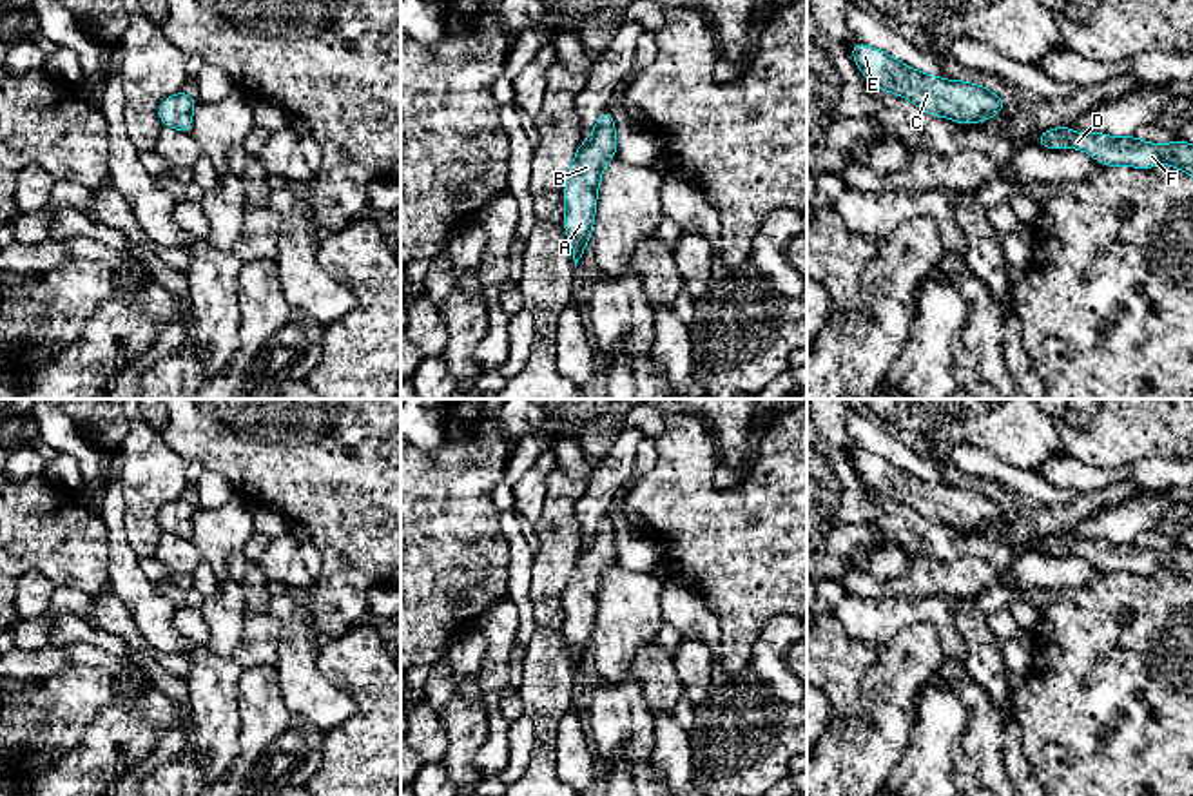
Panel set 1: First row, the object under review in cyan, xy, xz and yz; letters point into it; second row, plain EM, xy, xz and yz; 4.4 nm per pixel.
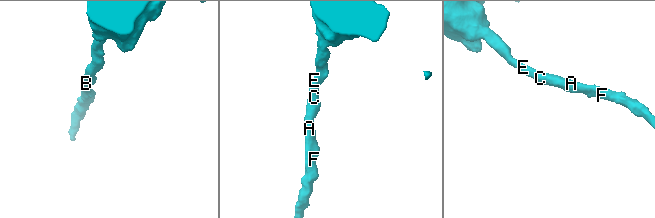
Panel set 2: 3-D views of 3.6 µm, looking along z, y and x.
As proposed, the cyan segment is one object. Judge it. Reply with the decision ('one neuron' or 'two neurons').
one neuron

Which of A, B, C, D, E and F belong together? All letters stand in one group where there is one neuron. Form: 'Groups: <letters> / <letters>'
Groups: A B C D E F

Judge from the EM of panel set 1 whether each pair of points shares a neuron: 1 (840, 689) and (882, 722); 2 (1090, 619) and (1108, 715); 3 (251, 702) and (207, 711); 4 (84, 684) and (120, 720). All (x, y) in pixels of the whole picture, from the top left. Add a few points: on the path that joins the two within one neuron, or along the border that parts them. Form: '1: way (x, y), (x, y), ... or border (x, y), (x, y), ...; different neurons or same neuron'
1: border (871, 666), (860, 689), (865, 715), (831, 722); different neurons
2: way (1096, 642), (1108, 668), (1108, 691); same neuron
3: border (245, 669), (238, 680), (238, 749); different neurons
4: border (147, 717), (136, 706), (106, 704), (80, 740); different neurons

